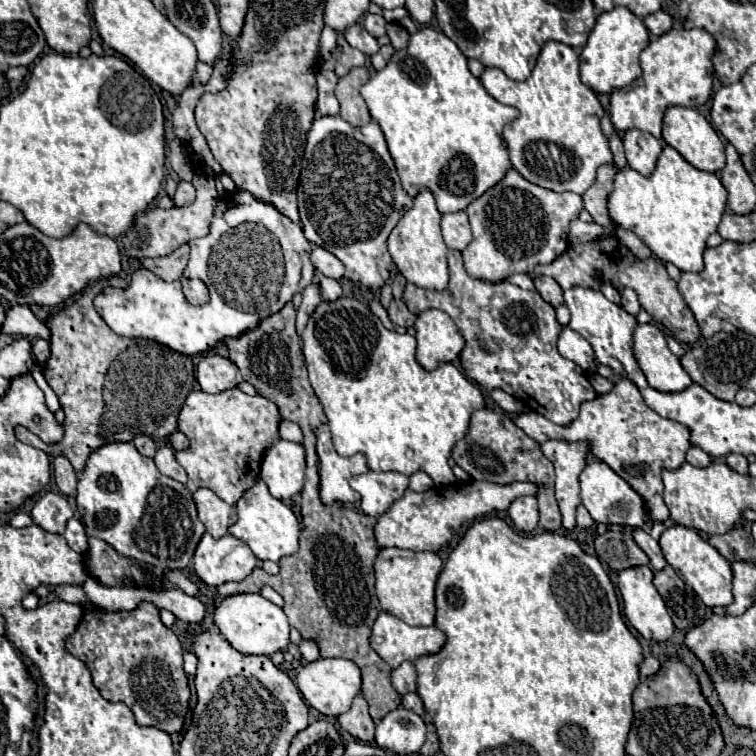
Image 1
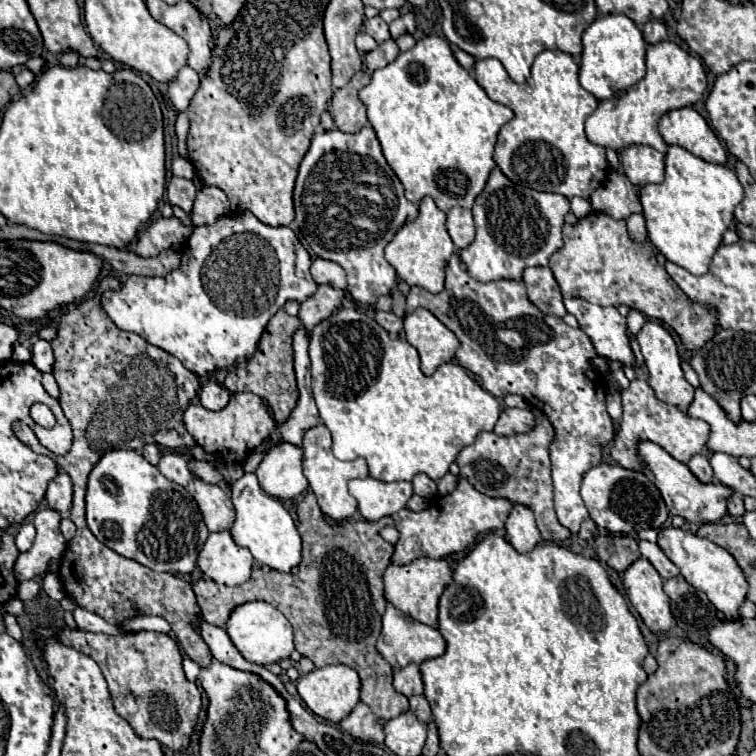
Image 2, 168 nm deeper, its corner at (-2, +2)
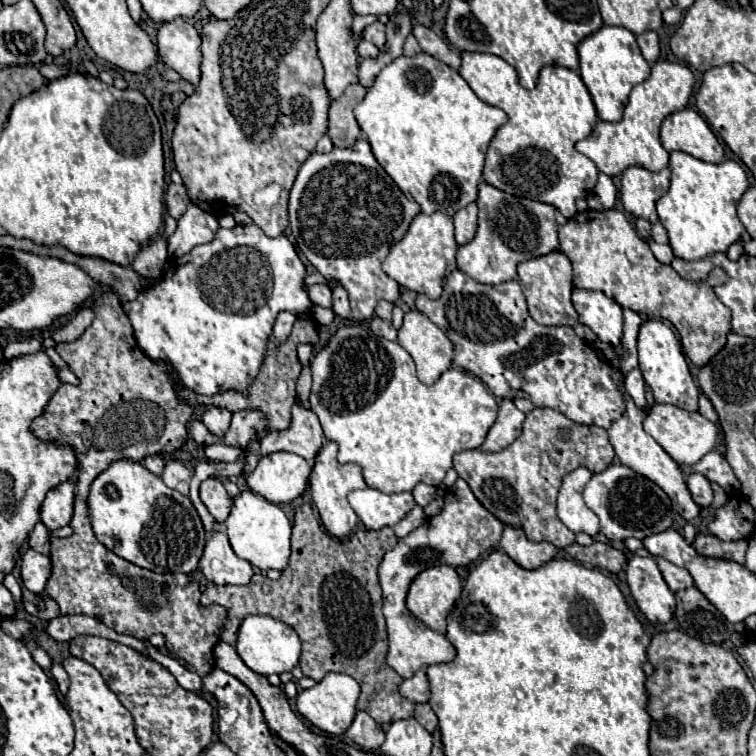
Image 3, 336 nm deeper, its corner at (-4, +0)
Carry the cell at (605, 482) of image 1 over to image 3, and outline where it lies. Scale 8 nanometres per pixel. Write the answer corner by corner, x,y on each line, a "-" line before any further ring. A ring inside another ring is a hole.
610,464
606,470
594,474
584,488
584,502
600,518
600,532
612,542
616,542
616,540
620,542
630,536
642,540
646,536
664,532
672,526
672,504
670,504
670,498
664,494
664,490
660,486
656,486
652,480
644,478
642,474
634,472
632,468
628,468
624,464

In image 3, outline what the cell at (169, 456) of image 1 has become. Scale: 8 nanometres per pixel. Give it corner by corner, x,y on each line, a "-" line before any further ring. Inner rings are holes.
170,460
170,462
166,462
164,472
162,472
162,480
164,480
166,486
170,486
170,488
178,490
180,494
188,496
190,478
192,478
192,474
190,474
190,470
188,470
182,462
178,462
178,460

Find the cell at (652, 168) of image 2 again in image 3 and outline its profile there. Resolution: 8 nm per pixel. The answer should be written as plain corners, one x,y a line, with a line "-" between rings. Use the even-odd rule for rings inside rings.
628,166
620,176
622,202
628,212
642,216
652,224
658,222
656,200
668,192
670,186
670,168
660,172
650,172
642,166

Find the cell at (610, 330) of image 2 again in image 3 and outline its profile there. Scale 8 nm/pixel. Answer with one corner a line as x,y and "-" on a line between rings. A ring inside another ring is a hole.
572,290
572,304
578,312
578,322
586,324
600,342
620,344
622,340
622,308
606,298
602,292
590,290

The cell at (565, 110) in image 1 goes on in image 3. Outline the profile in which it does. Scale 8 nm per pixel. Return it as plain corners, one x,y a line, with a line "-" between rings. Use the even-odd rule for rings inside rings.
462,52
460,76
470,84
470,88
476,92
476,96
480,100
484,100
486,104
498,106
508,114
508,122
498,128
496,136
492,138
492,142
488,146
484,180
488,184
508,192
508,194
552,204
566,218
572,218
576,214
576,200
586,198
594,190
594,186
598,182
598,174
600,174
596,164
588,156
584,156
576,150
576,142
584,140
592,132
592,128
598,120
596,106
592,102
588,88
584,86
582,78
580,78
580,74
570,70
570,68
564,68
564,66
554,66
554,64
544,66
540,70
540,78
536,82
536,88
526,90
518,84
518,76
506,60
492,56
492,54

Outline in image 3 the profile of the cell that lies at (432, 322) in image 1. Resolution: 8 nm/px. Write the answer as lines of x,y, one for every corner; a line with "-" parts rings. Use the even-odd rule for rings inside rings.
420,310
404,314
398,344
414,358
418,378
424,384
434,384
440,374
452,366
454,346
450,338

